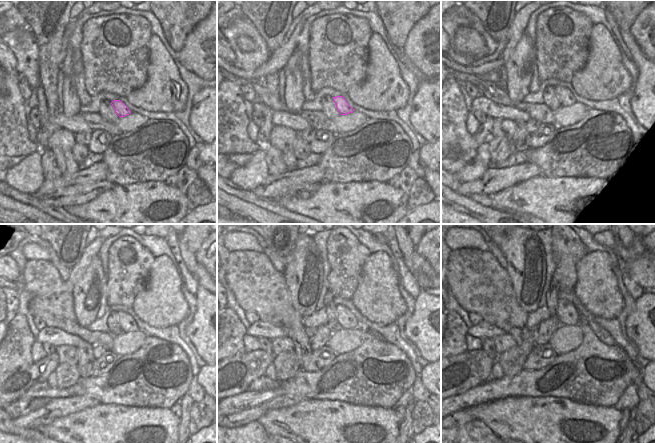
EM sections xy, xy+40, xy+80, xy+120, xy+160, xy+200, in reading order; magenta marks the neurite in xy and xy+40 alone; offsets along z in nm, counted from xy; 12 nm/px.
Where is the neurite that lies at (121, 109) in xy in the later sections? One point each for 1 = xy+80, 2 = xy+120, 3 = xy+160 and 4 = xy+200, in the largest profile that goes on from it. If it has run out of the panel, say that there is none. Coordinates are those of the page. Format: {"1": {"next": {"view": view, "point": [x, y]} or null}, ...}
{"1": {"next": {"view": "xy+80", "point": [567, 101]}}, "2": {"next": {"view": "xy+120", "point": [122, 322]}}, "3": {"next": {"view": "xy+160", "point": [345, 318]}}, "4": {"next": {"view": "xy+200", "point": [567, 314]}}}

